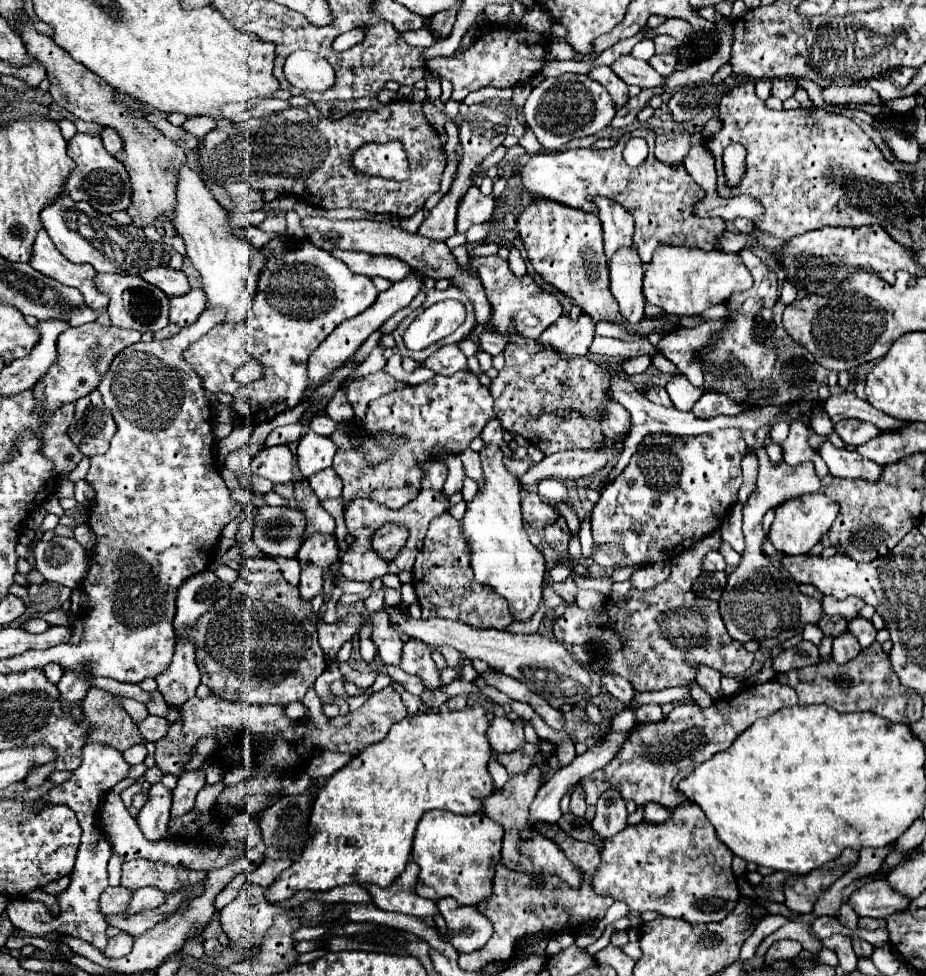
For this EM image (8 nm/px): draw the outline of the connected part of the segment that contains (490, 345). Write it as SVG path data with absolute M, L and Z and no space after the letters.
M481 331L479 335L479 345L485 353L489 355L499 355L503 351L503 347L507 345L507 341L501 335L495 335L491 331Z

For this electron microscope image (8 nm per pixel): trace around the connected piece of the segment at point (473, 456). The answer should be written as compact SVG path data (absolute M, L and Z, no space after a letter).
M465 449L461 453L461 461L465 465L465 475L473 477L481 487L483 485L483 471L481 471L481 463L479 463L479 453L475 453L471 449Z

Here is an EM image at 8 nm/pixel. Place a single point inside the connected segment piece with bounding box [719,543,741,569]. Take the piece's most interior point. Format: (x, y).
(731, 556)

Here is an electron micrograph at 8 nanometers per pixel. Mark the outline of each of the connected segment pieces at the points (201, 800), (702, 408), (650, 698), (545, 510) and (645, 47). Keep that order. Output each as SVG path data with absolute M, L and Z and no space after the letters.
M223 781L217 783L217 785L205 785L205 787L199 791L199 795L197 795L195 811L199 811L199 813L207 813L207 811L211 811L211 807L213 807L213 803L217 801L219 793L223 791L223 787L225 787Z
M713 391L703 393L703 397L693 405L693 415L697 415L697 419L713 419L719 415L737 415L741 411L745 411L745 403L733 403L733 399L729 399L729 395L721 395L721 393L713 393Z
M673 687L673 689L663 689L663 691L655 691L655 693L635 693L635 701L637 703L687 703L691 699L691 691L687 687Z
M531 491L521 493L521 508L523 520L539 527L543 527L545 523L557 517L557 511L541 497L537 497L537 493L531 493Z
M645 37L641 43L637 43L637 45L633 47L631 55L637 57L637 59L645 59L645 61L649 61L649 59L655 55L655 43L653 43L653 39Z

